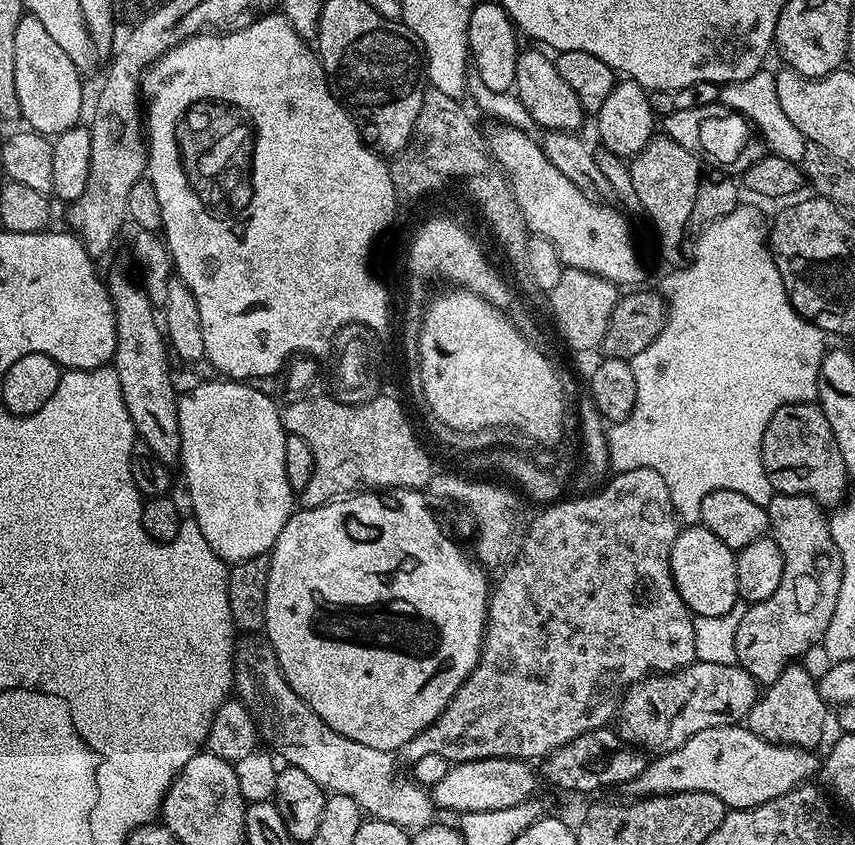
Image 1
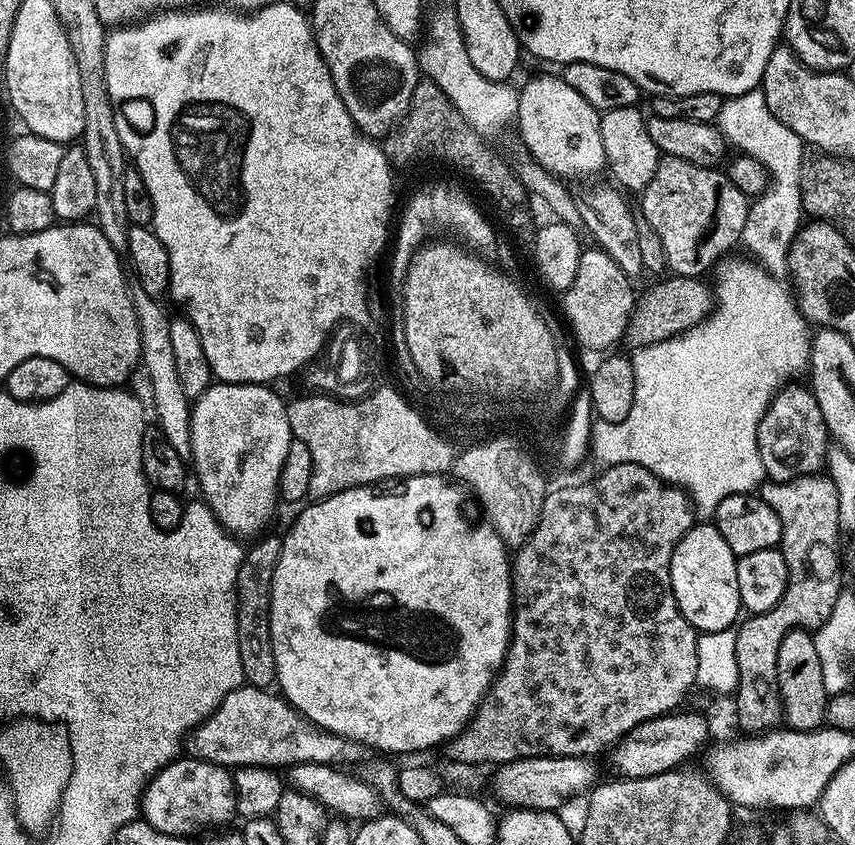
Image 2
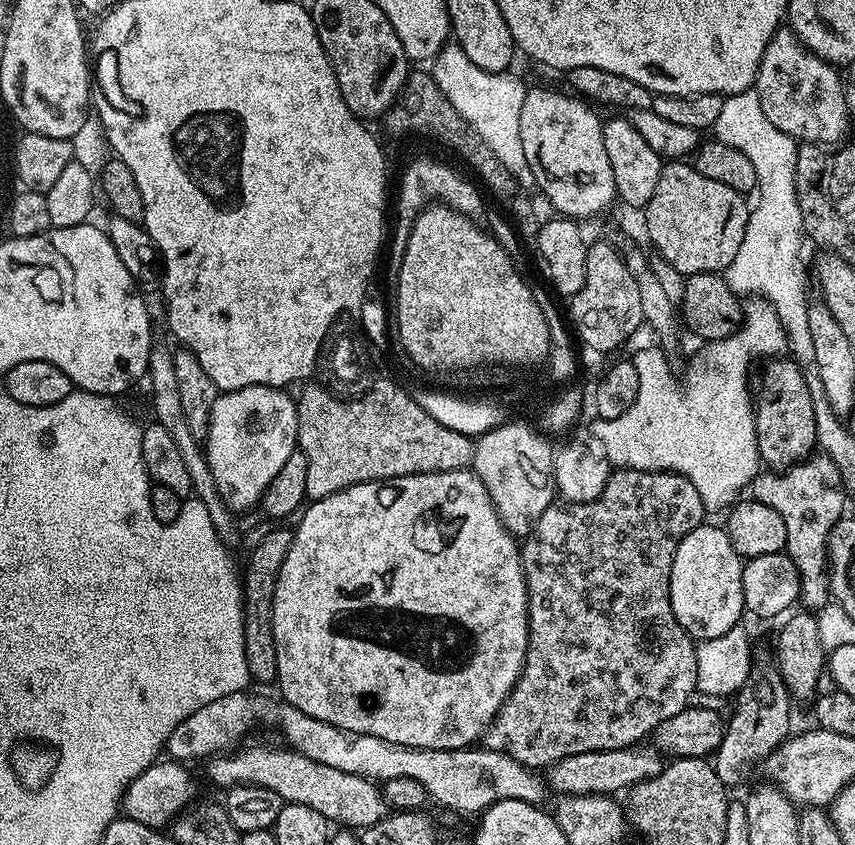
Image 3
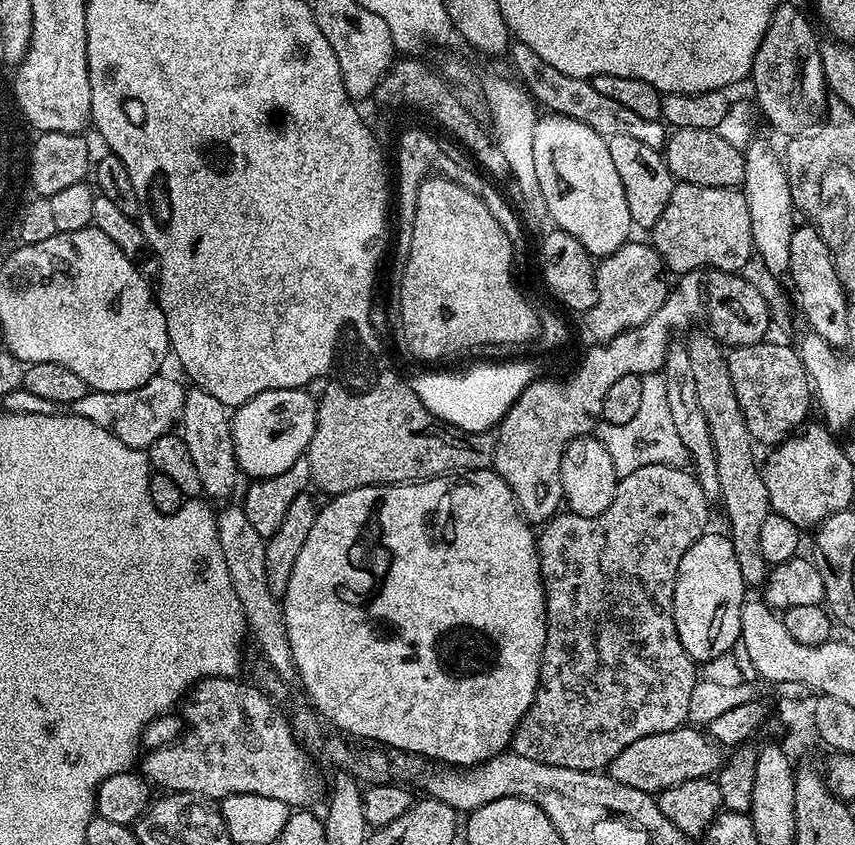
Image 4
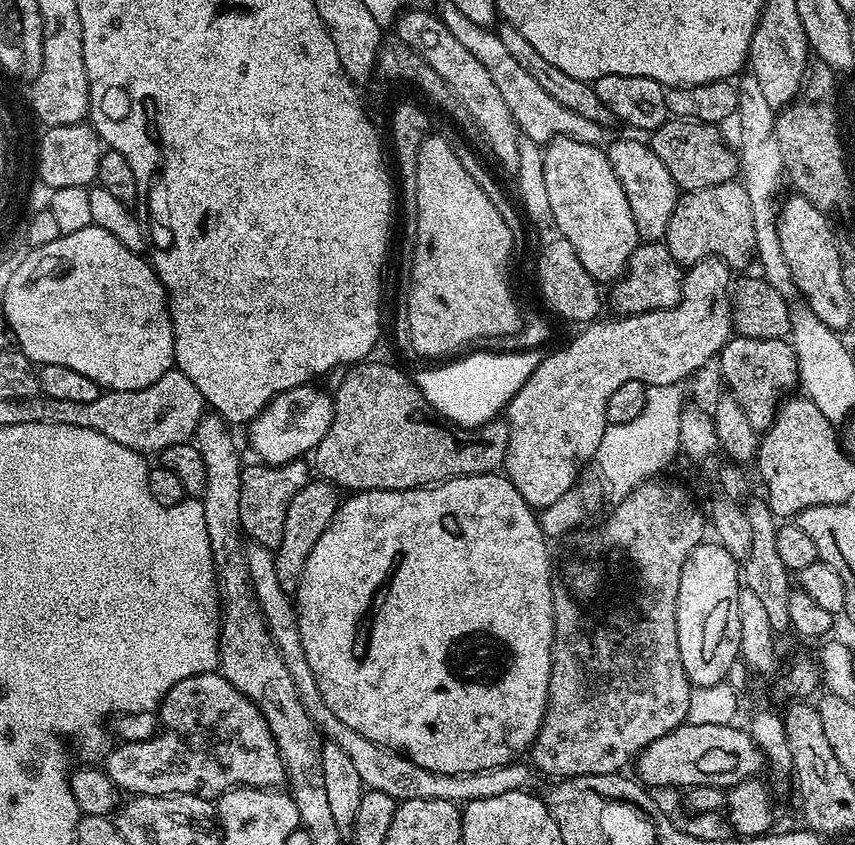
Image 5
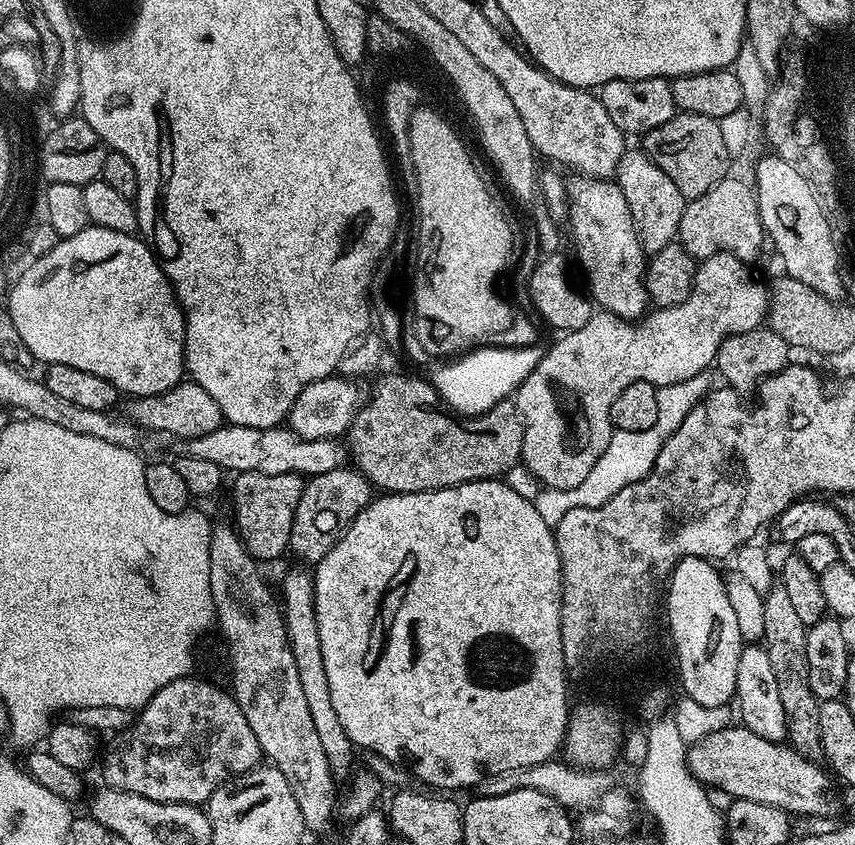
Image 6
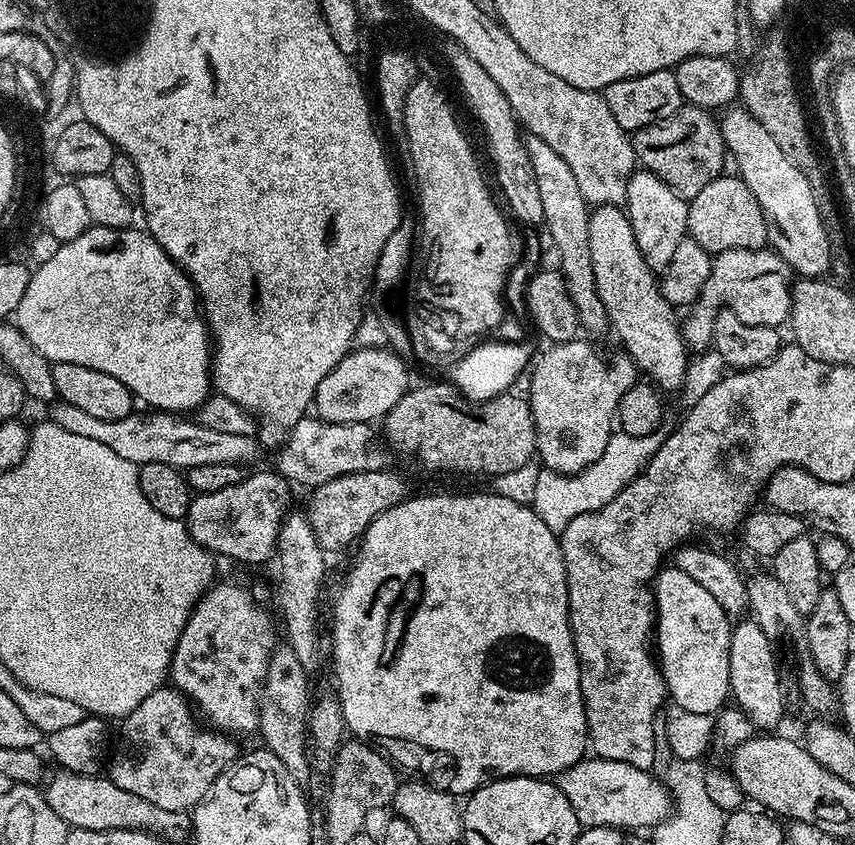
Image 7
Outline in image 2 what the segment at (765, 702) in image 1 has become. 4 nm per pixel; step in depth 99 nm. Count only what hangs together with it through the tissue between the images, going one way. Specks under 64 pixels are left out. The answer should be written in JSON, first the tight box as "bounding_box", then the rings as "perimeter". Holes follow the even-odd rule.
{"bounding_box":[778,628,829,732],"perimeter":[[[795,628],[793,632],[786,634],[786,638],[782,638],[782,646],[778,650],[782,720],[794,732],[812,732],[825,723],[829,694],[822,682],[822,667],[812,637],[811,631]]]}

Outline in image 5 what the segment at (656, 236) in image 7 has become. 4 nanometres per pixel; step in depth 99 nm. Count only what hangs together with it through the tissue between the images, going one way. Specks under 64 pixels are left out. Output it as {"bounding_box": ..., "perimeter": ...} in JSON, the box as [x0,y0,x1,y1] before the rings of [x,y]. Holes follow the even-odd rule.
{"bounding_box":[606,140,678,242],"perimeter":[[[616,140],[610,144],[607,145],[606,155],[618,182],[622,182],[626,202],[630,202],[630,214],[634,214],[637,233],[648,242],[663,241],[678,199],[678,189],[674,178],[670,178],[670,170],[662,166],[658,154],[654,154],[645,141],[643,144],[640,140]]]}

